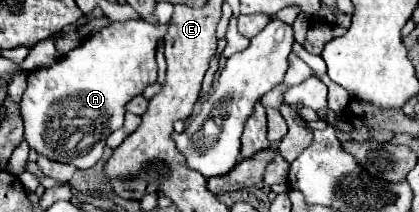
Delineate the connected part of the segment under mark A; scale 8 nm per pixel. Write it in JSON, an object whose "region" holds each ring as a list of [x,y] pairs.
{"region":[[[129,19],[115,21],[109,27],[89,35],[83,39],[79,47],[63,55],[55,65],[35,69],[27,77],[27,89],[21,101],[23,121],[25,121],[25,139],[29,147],[33,147],[39,155],[49,155],[49,159],[59,163],[71,163],[79,169],[93,167],[105,149],[107,137],[123,127],[125,103],[133,99],[133,95],[143,93],[145,87],[157,81],[157,61],[155,49],[157,39],[163,29],[151,25],[145,19]]]}

